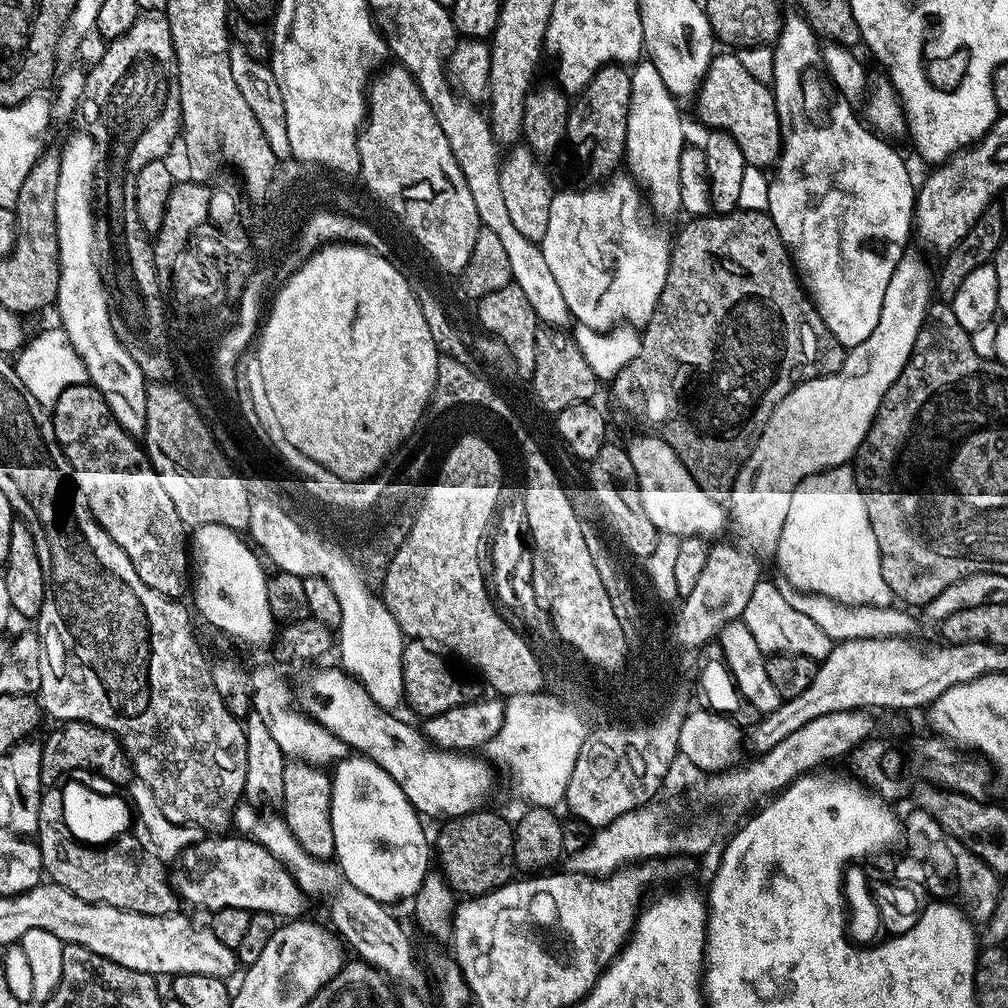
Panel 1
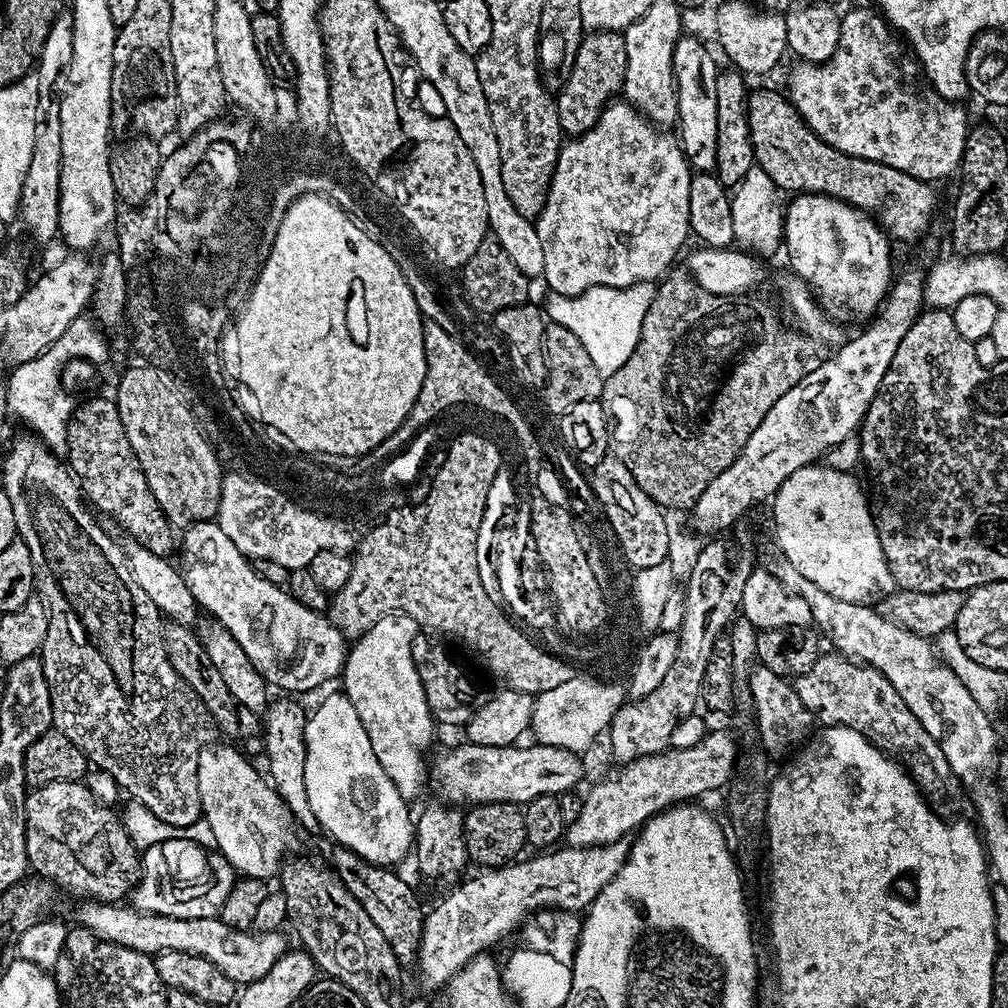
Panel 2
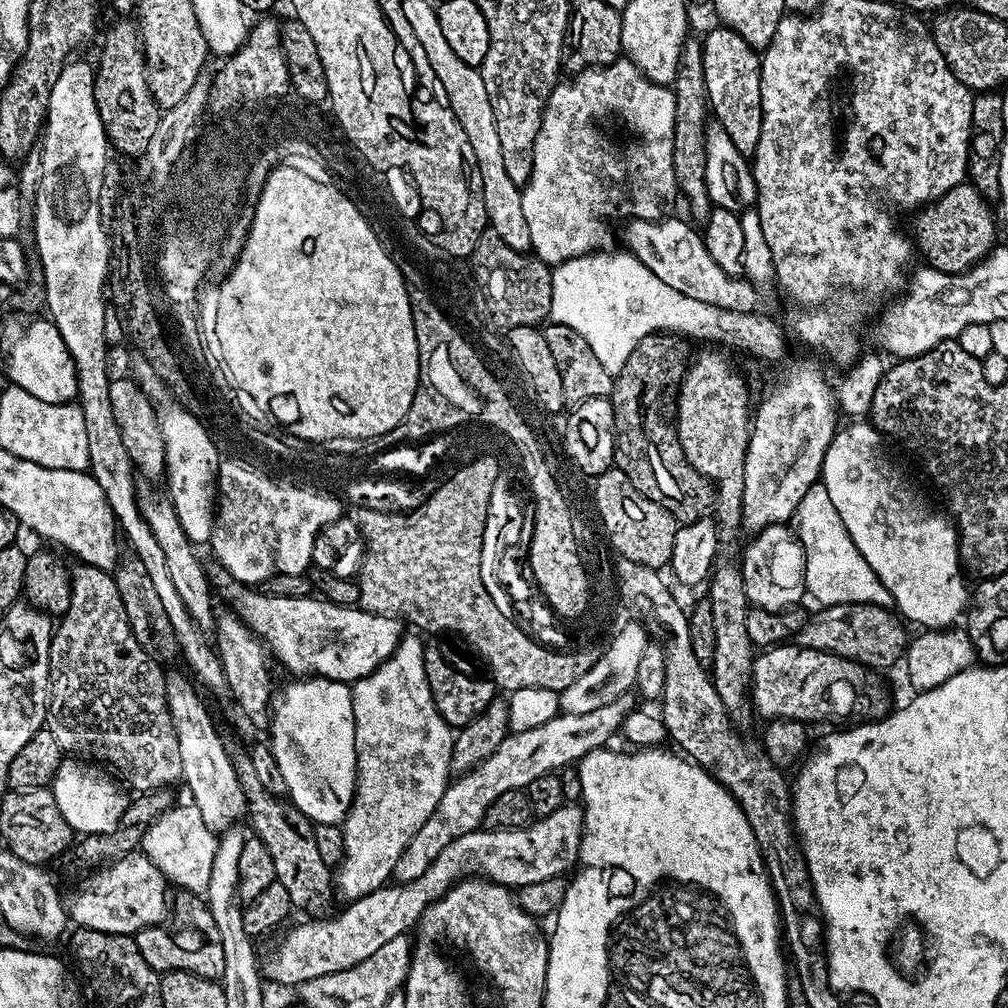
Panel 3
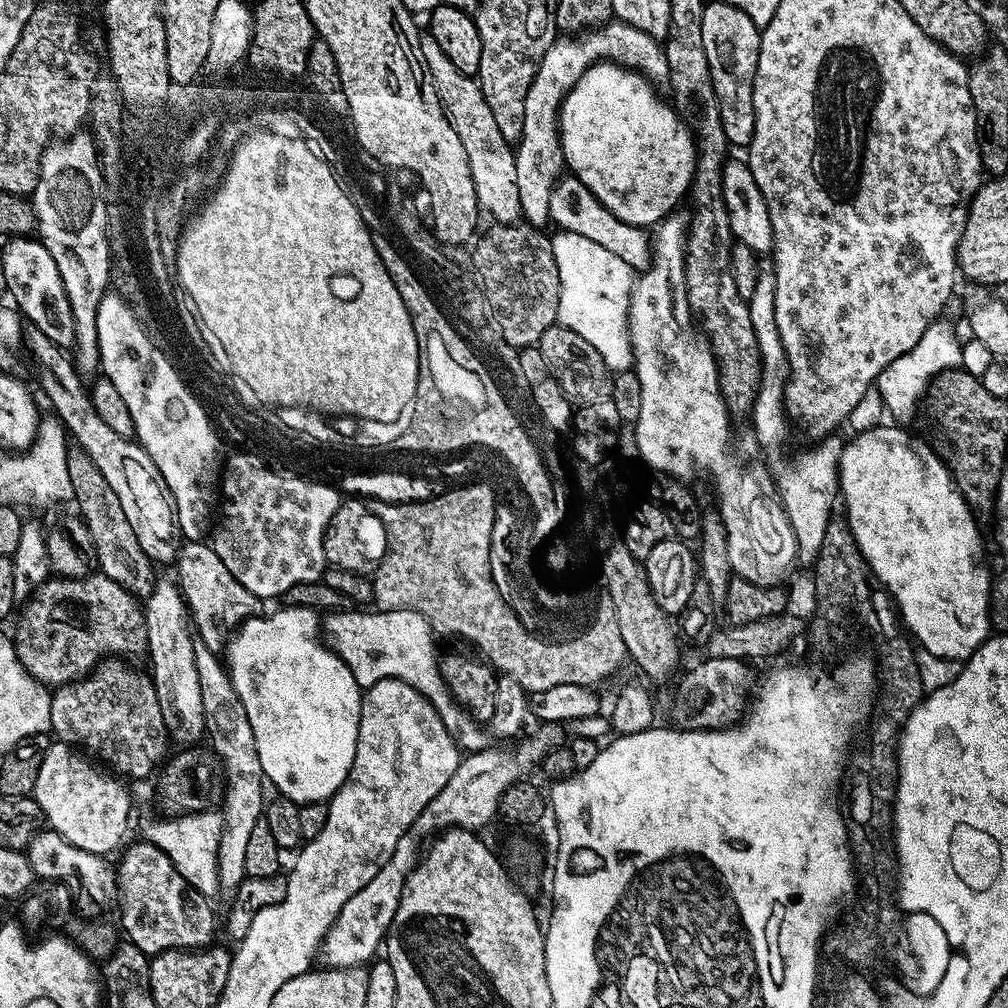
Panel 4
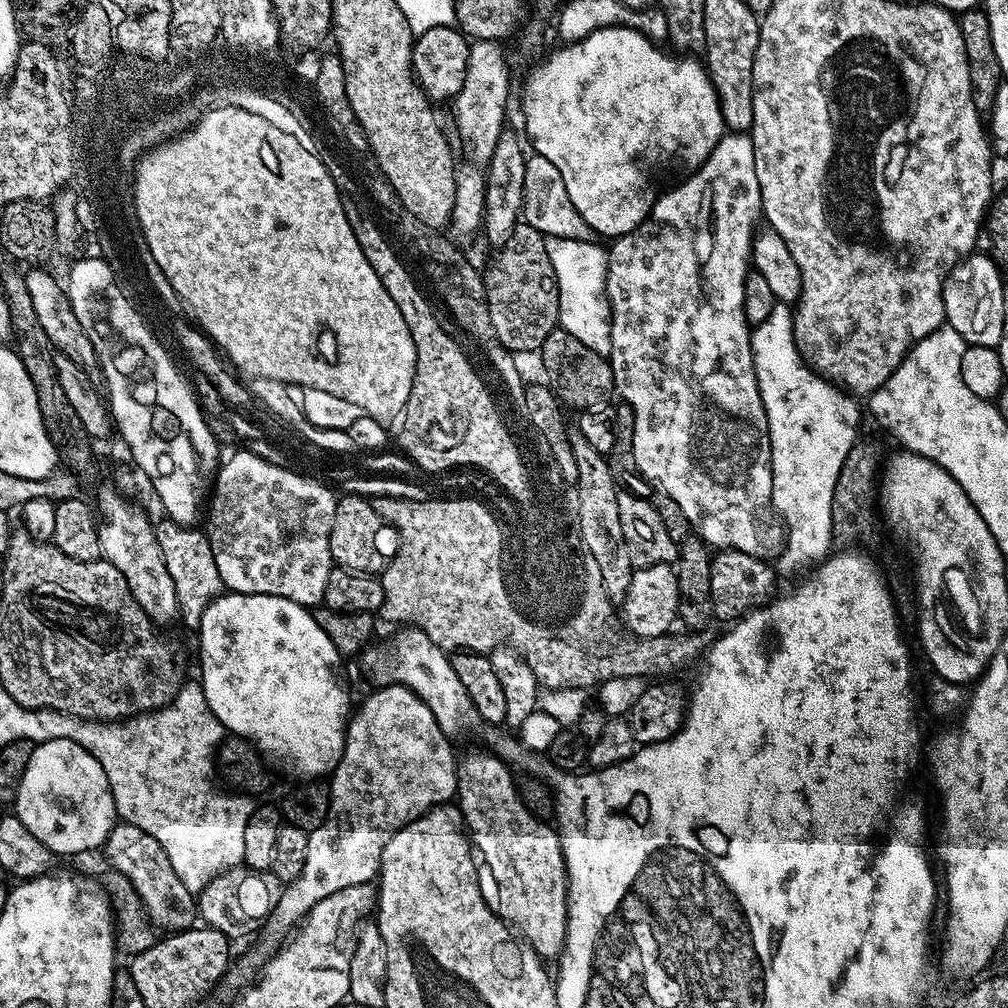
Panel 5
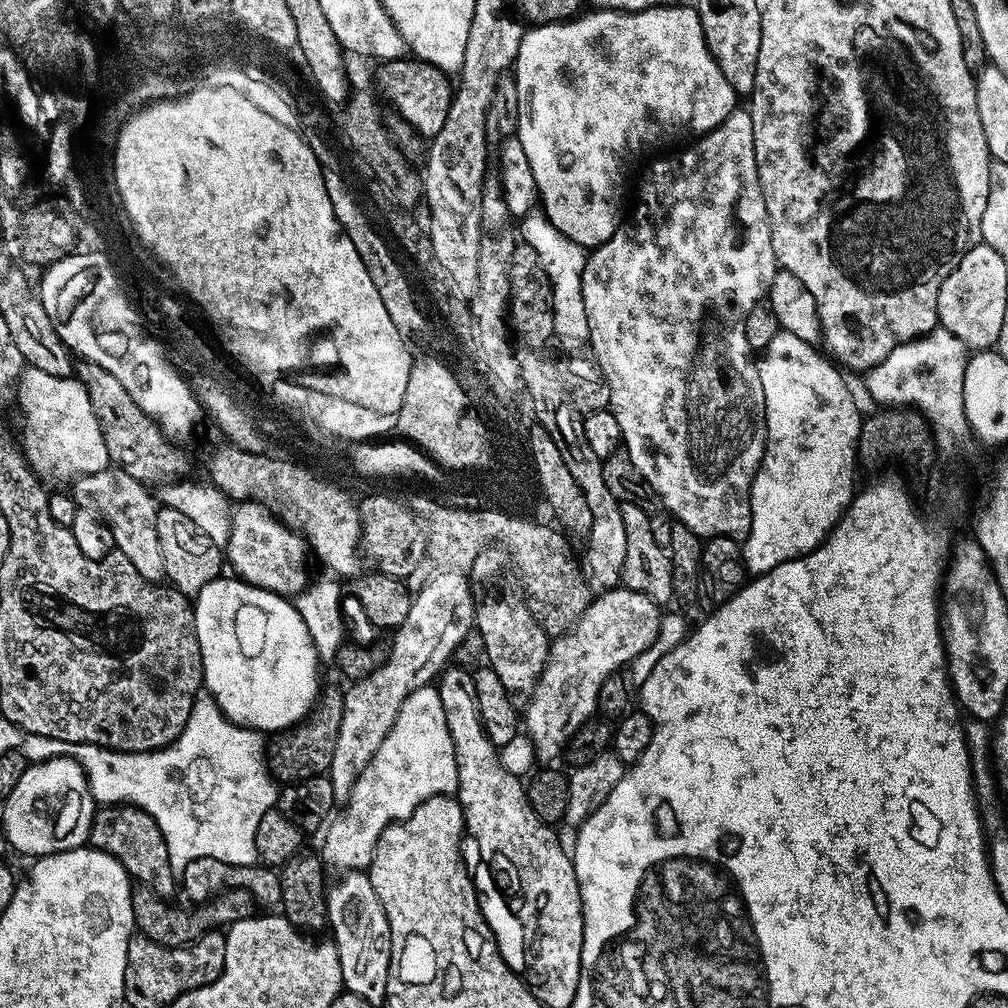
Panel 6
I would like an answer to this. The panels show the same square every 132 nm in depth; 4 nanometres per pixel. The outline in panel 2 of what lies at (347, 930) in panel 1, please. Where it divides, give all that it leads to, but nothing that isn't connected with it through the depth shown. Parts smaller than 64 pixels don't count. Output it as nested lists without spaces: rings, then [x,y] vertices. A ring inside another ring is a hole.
[[[220,743],[201,748],[194,760],[202,818],[214,830],[219,855],[225,856],[241,877],[271,881],[288,856],[288,847],[296,840],[292,814],[239,747],[227,748]]]

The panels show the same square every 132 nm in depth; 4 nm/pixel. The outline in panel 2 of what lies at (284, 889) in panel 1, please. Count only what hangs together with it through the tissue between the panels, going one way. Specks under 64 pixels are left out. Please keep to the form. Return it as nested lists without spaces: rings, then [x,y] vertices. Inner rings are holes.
[[[167,843],[152,845],[143,849],[140,883],[134,889],[136,896],[135,907],[139,911],[153,916],[177,916],[178,918],[202,918],[216,916],[220,907],[226,902],[230,890],[236,885],[238,873],[232,863],[219,854],[208,860],[208,869],[200,876],[200,885],[196,888],[196,897],[189,902],[186,897],[180,896],[176,900],[176,892],[172,887],[176,884],[176,875],[180,872],[180,864],[176,861],[176,852]]]

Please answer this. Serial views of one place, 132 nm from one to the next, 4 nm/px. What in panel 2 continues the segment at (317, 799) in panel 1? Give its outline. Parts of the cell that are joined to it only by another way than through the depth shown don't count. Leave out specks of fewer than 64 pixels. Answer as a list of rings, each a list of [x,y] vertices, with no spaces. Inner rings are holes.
[[[273,699],[266,709],[264,725],[264,756],[268,760],[270,783],[282,798],[284,805],[291,812],[293,821],[301,829],[317,831],[320,828],[318,818],[314,818],[314,810],[310,810],[310,798],[306,794],[306,750],[308,743],[304,741],[304,725],[306,723],[306,708],[299,704],[299,699]]]

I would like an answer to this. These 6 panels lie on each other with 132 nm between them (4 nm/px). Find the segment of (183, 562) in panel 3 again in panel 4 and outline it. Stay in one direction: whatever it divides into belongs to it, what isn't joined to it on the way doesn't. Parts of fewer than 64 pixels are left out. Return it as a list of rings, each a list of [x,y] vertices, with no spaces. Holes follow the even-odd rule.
[[[35,330],[27,333],[26,344],[27,340],[33,358],[40,363],[36,380],[40,383],[45,398],[56,407],[55,415],[70,433],[71,439],[84,448],[98,469],[102,470],[103,477],[110,482],[111,489],[118,494],[127,521],[142,550],[154,562],[175,561],[182,540],[180,528],[176,524],[176,503],[164,485],[158,466],[154,466],[154,458],[150,458],[150,454],[146,454],[144,447],[135,439],[123,432],[110,430],[110,426],[98,418],[98,410],[94,410],[89,389],[83,384],[84,380],[73,357],[65,349],[50,342],[46,334]]]

